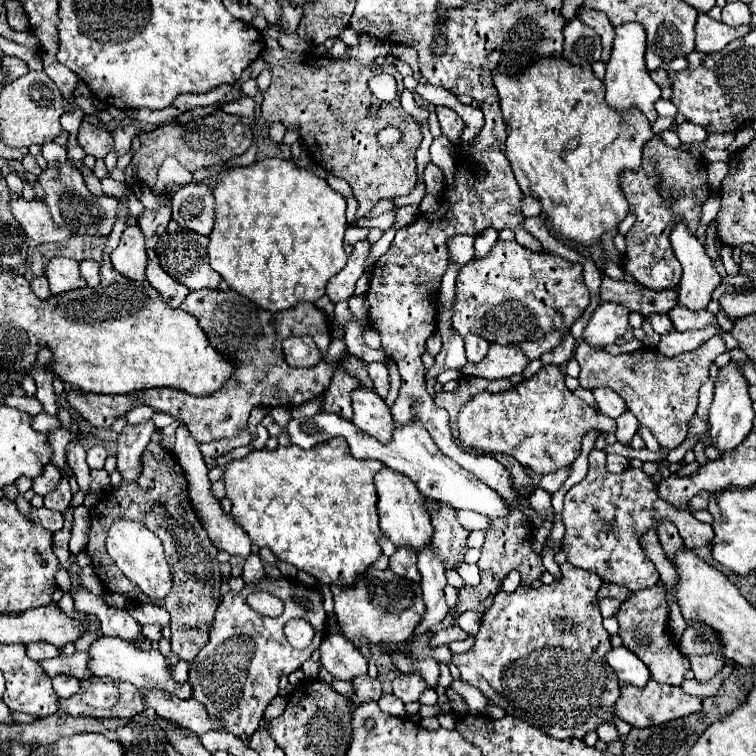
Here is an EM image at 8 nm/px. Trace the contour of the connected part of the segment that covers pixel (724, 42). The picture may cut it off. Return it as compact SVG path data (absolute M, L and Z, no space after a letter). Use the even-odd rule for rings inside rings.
M698 14L696 20L696 50L710 54L726 48L732 40L746 36L752 30L750 24L730 28L718 20L712 20L708 14Z

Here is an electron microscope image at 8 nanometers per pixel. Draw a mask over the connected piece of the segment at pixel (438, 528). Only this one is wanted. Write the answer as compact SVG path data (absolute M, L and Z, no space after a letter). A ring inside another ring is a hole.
M438 504L438 512L434 512L434 552L442 556L444 568L456 570L460 562L464 562L464 554L468 550L466 542L470 536L470 530L466 530L456 520L456 510L448 504Z

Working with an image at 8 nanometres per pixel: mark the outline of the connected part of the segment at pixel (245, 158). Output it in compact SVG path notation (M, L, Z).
M253 144L250 146L250 148L244 154L242 154L240 156L236 156L236 157L228 160L228 162L226 162L226 165L228 167L248 166L255 161L256 154L257 154L257 147Z

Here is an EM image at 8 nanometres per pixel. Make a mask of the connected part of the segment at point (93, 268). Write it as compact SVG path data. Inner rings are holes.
M84 260L84 262L80 264L80 272L82 272L82 276L86 278L88 286L92 286L92 288L100 284L100 274L98 274L98 270L100 270L100 264L94 262L94 260Z

